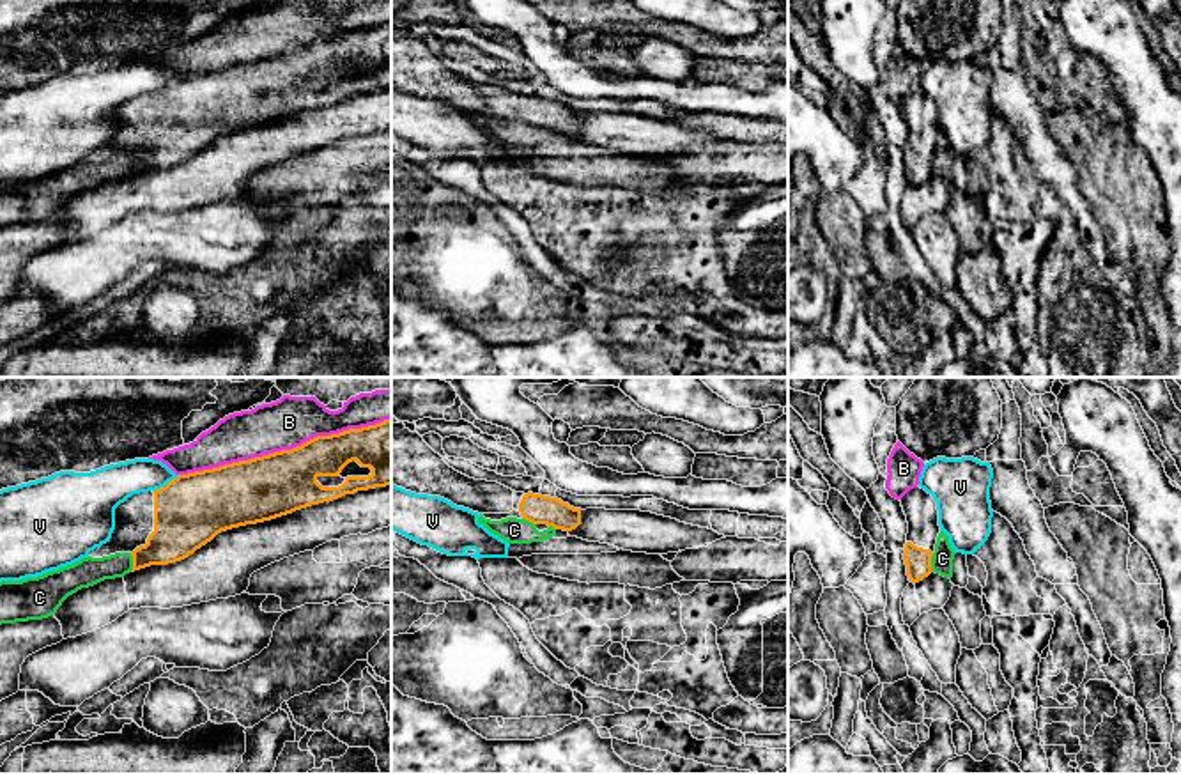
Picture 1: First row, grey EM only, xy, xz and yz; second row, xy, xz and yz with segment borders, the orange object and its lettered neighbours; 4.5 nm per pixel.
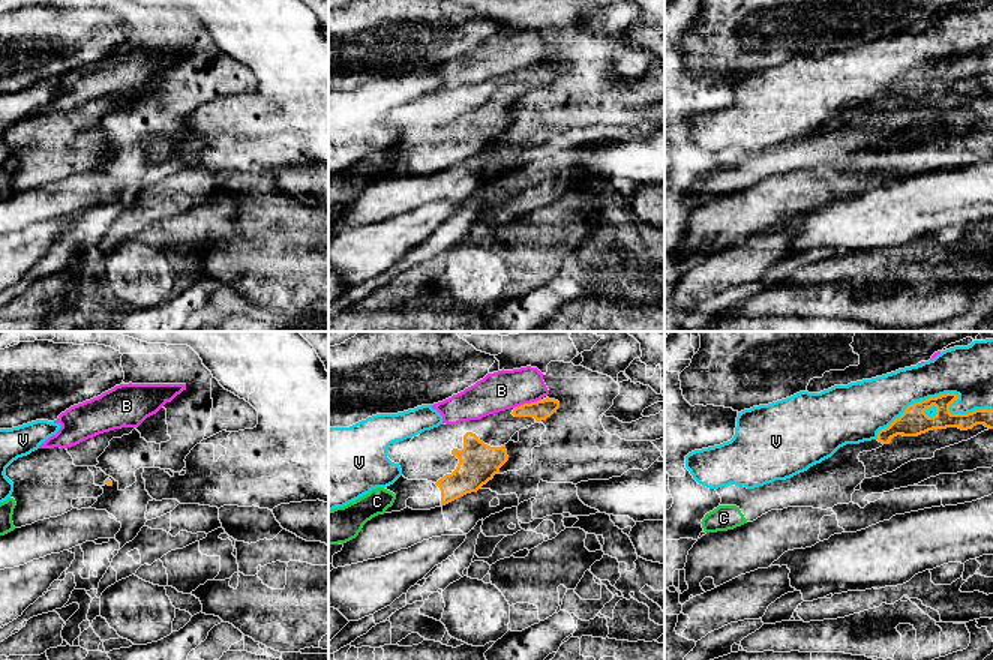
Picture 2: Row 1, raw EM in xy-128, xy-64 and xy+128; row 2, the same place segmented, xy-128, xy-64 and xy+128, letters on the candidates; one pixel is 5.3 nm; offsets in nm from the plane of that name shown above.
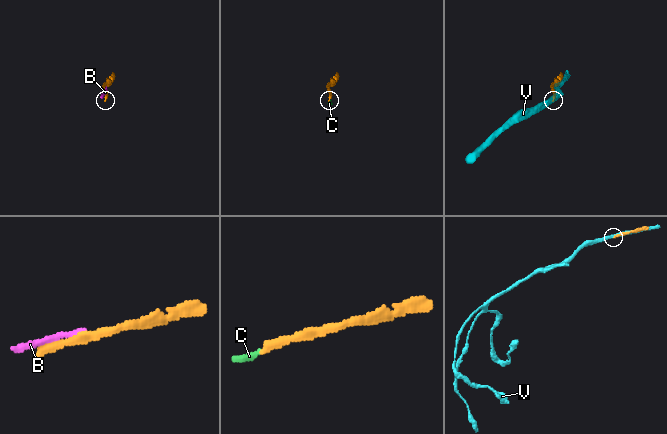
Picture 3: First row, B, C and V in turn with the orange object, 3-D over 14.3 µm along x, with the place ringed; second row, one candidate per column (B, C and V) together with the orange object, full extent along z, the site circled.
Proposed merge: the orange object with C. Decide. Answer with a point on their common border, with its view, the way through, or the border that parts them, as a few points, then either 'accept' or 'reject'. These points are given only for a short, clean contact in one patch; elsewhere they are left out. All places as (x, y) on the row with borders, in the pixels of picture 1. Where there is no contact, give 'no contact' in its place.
contact xy (133, 562); border xy (130, 553), (131, 571); reject

